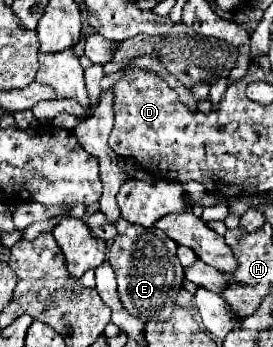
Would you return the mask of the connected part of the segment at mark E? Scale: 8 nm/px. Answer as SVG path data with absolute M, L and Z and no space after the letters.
M123 219L117 221L117 237L109 247L109 263L115 271L119 285L119 299L131 315L137 315L141 321L151 317L165 319L175 307L179 295L179 285L183 285L183 267L177 259L177 245L159 229L143 229L131 225Z

